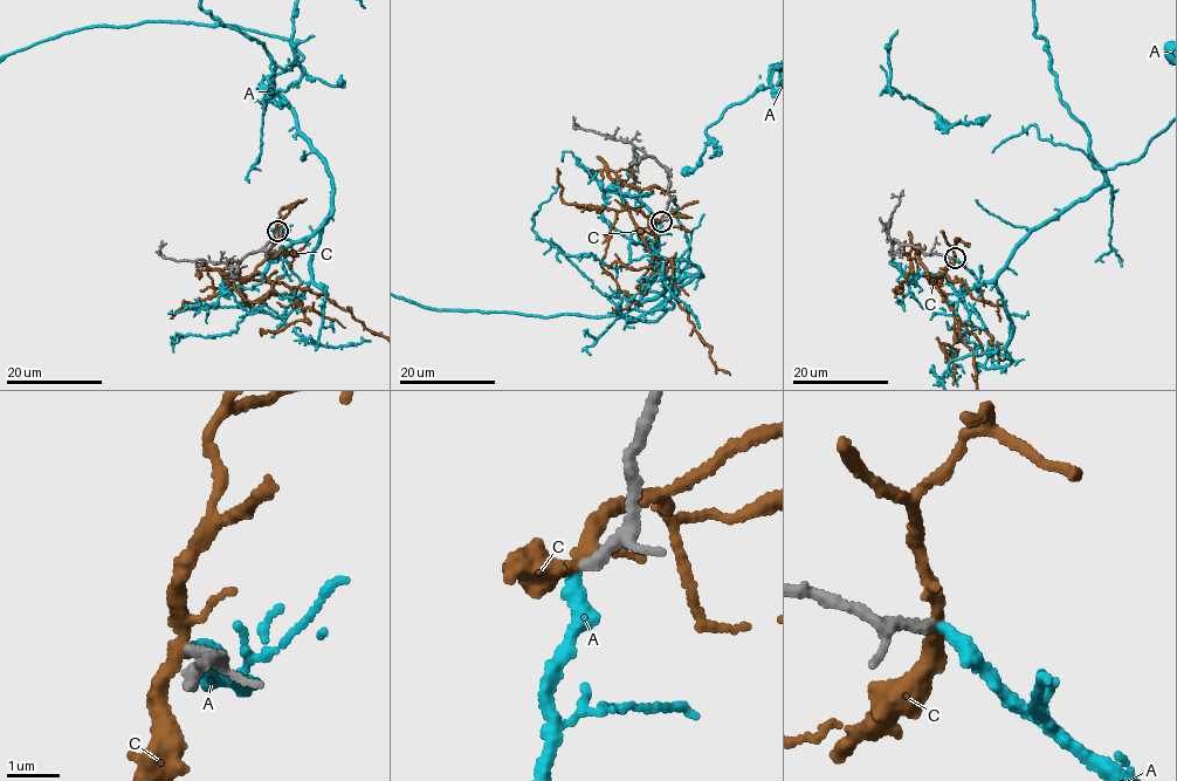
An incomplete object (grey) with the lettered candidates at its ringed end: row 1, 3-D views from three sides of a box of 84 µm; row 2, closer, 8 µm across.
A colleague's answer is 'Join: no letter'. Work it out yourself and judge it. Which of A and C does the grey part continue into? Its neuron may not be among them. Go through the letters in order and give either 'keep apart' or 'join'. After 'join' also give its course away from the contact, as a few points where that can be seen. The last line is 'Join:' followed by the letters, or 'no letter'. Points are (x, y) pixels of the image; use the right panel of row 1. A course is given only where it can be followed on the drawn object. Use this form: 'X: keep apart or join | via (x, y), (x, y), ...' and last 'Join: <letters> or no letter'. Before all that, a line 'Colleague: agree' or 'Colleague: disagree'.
Colleague: disagree
A: join
C: keep apart
Join: A

